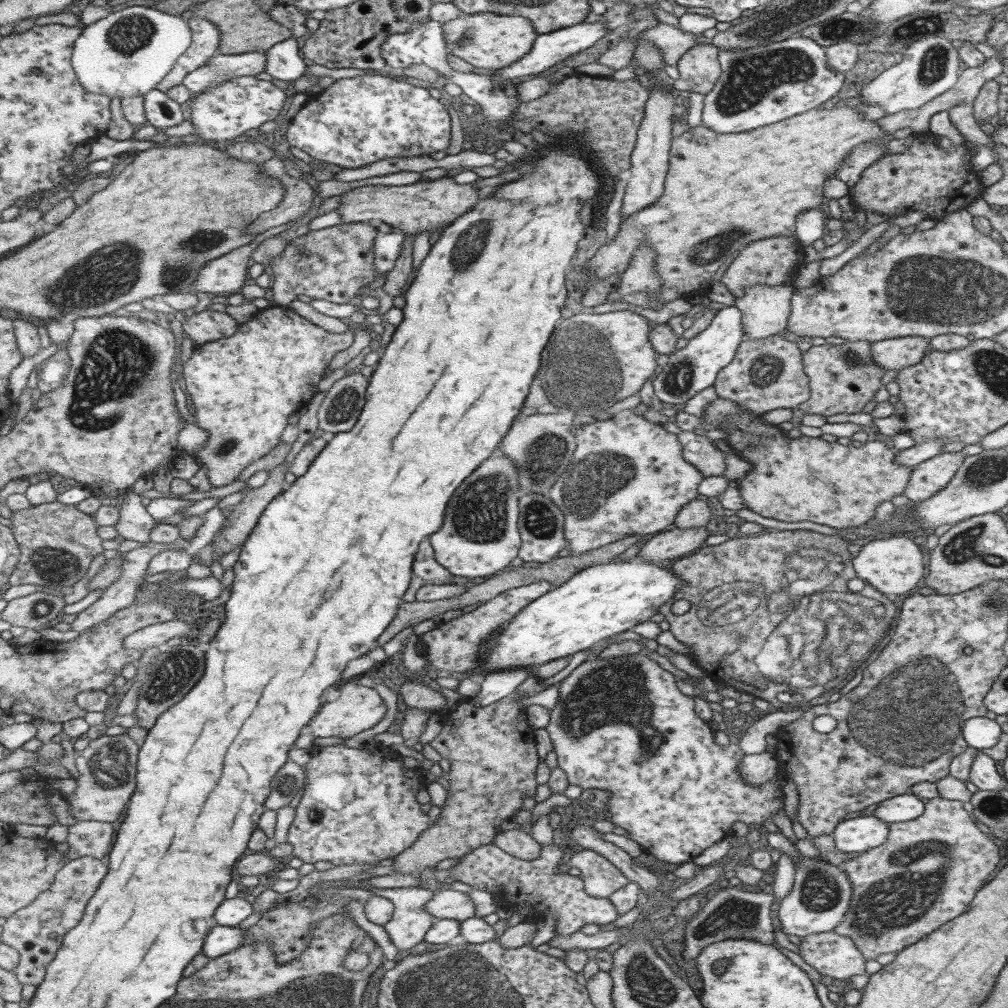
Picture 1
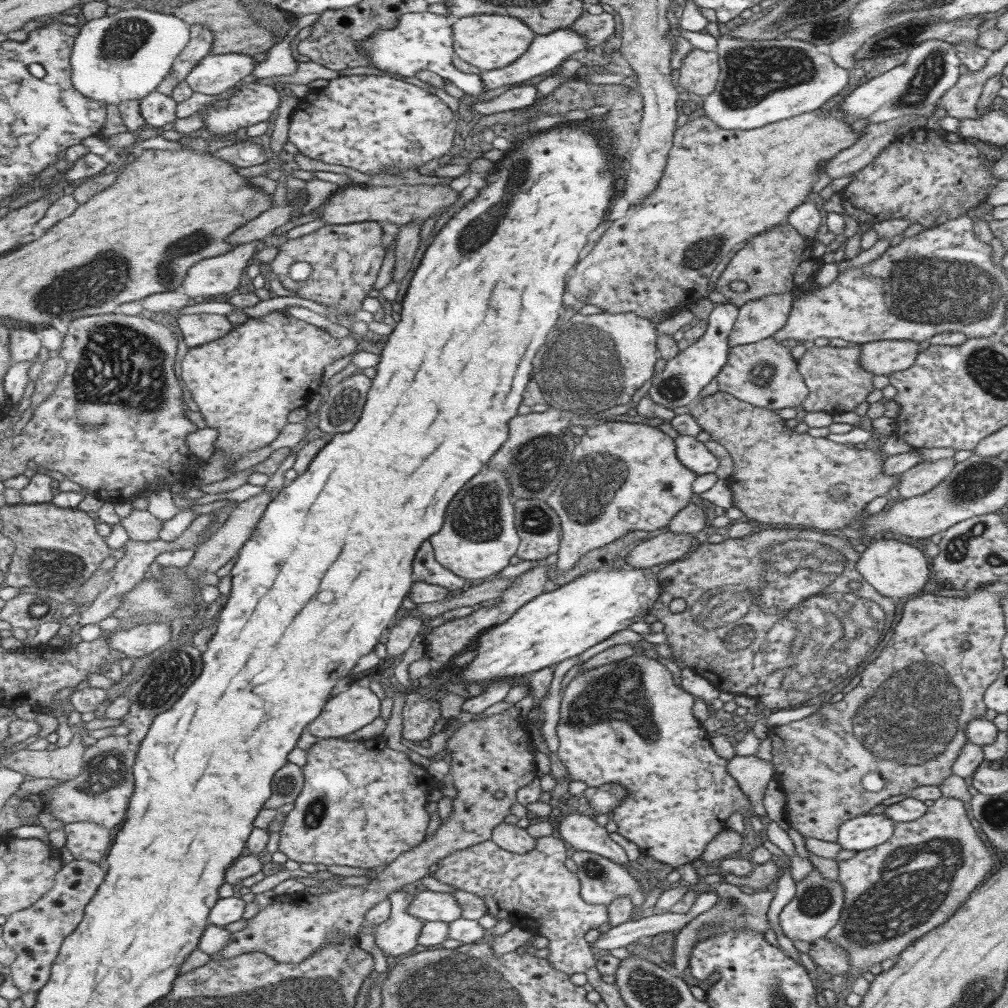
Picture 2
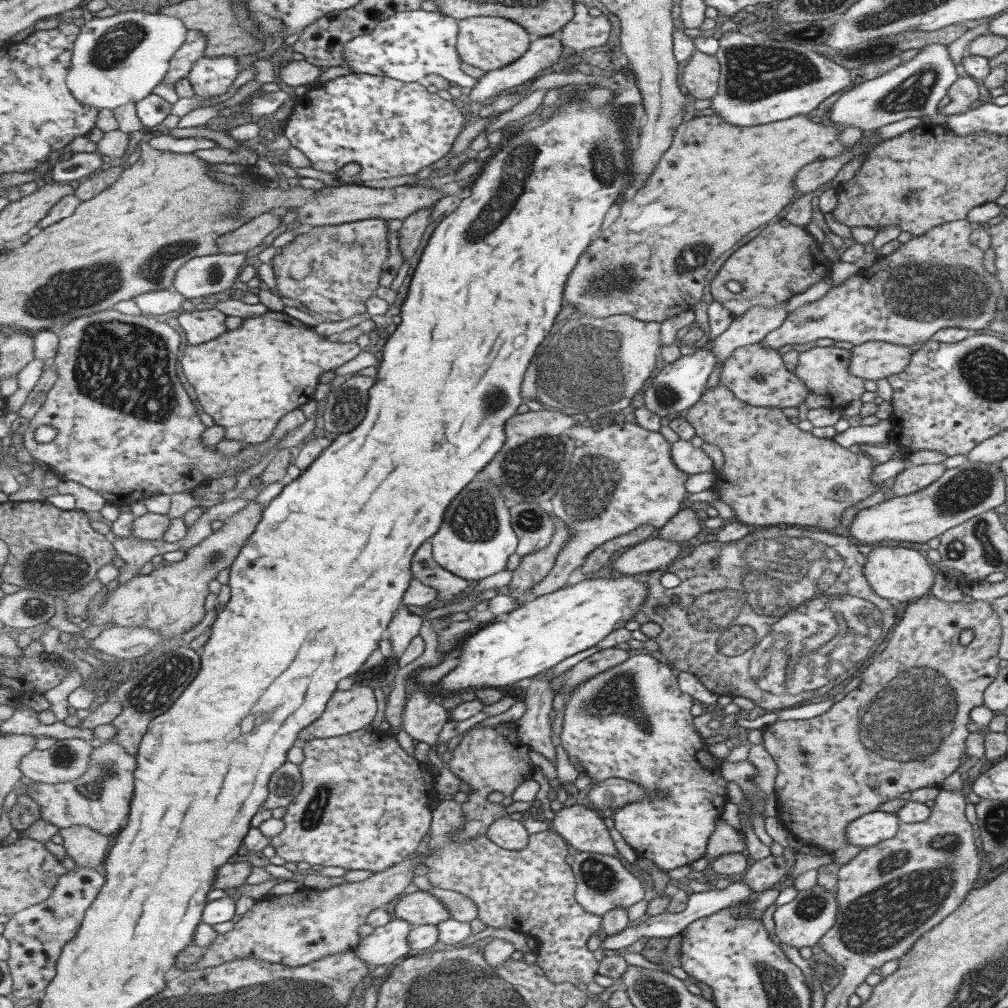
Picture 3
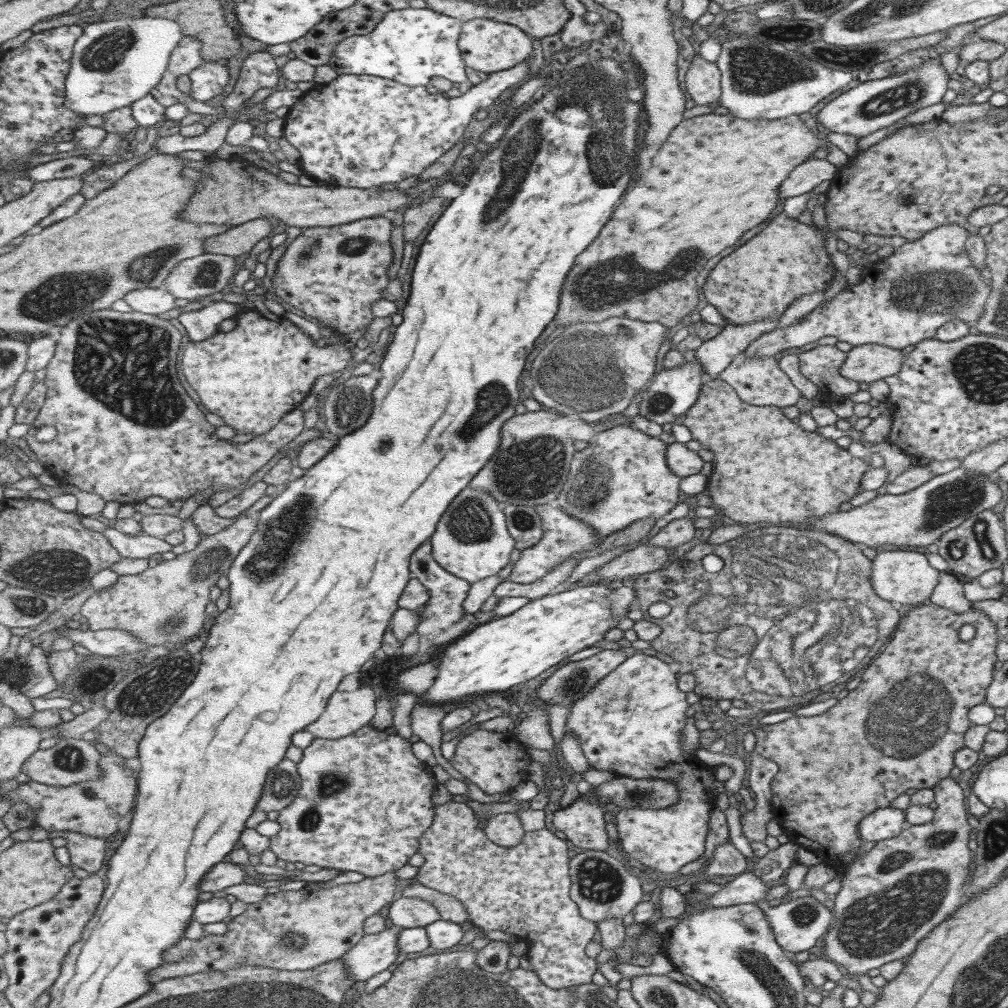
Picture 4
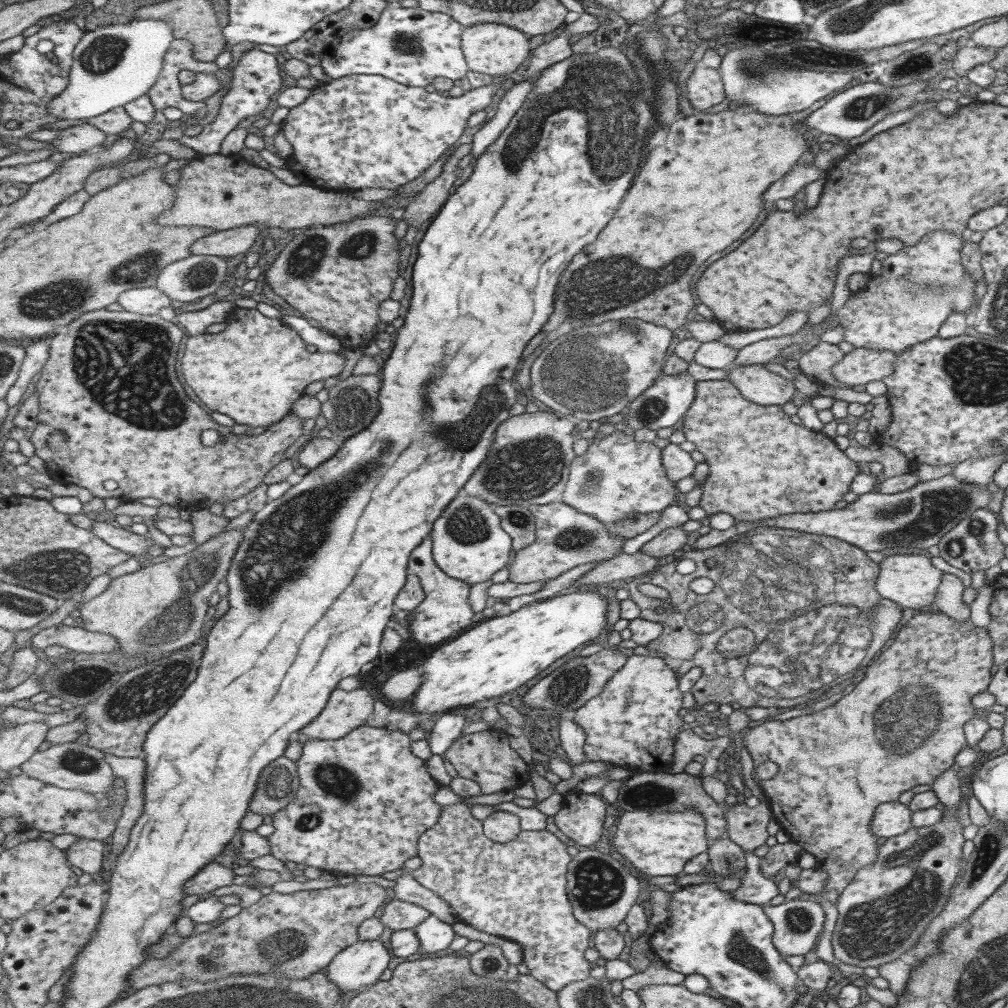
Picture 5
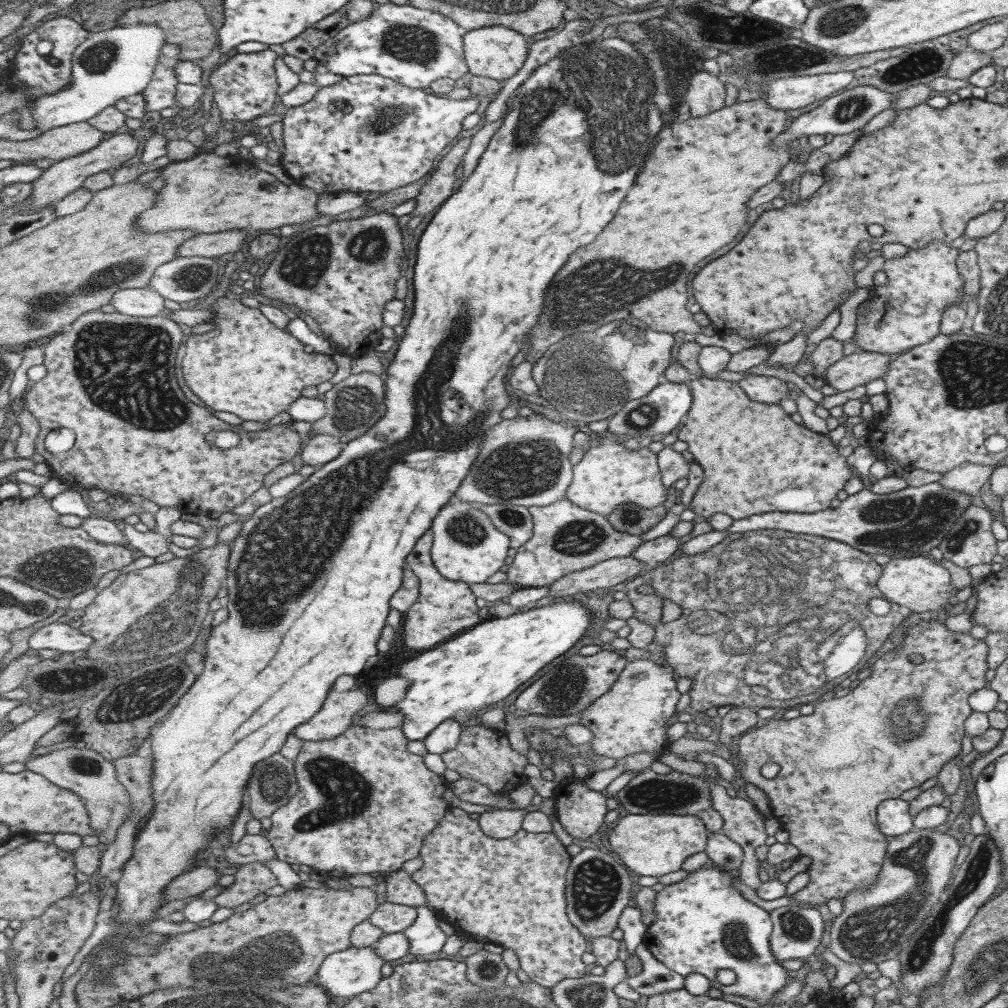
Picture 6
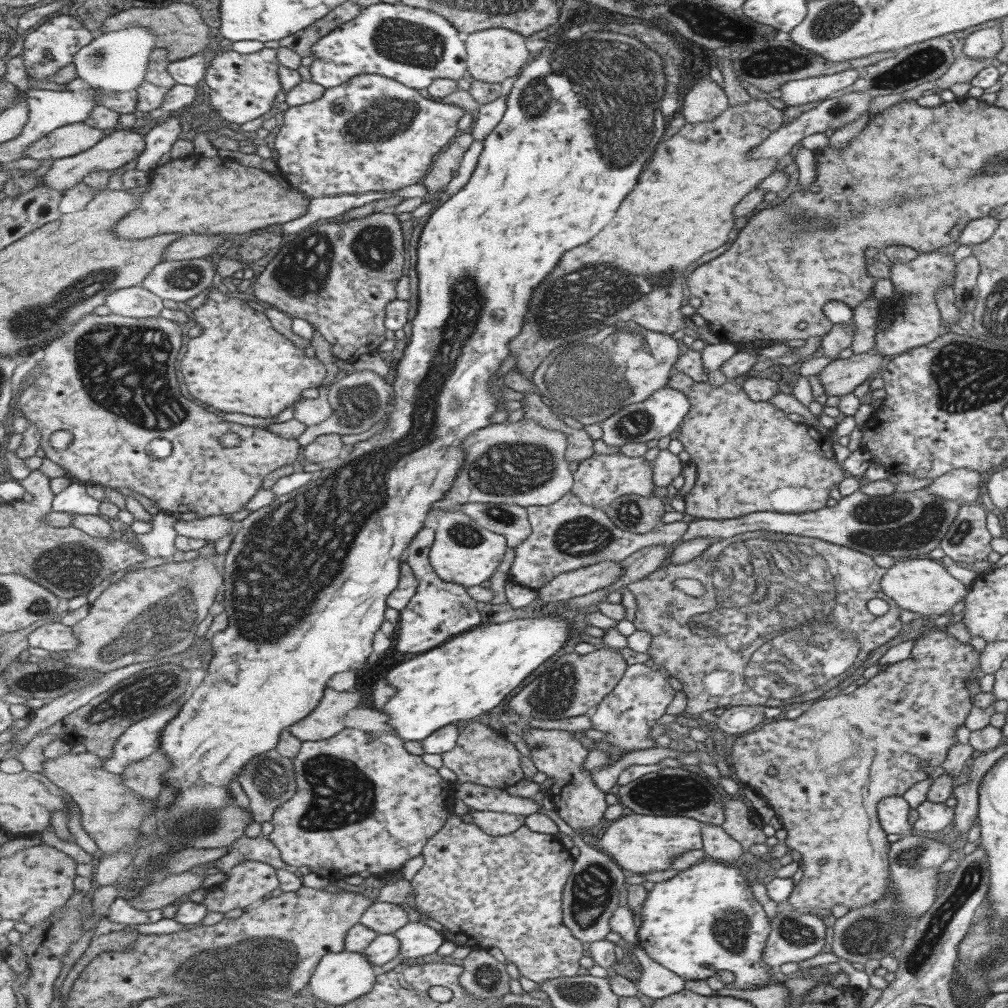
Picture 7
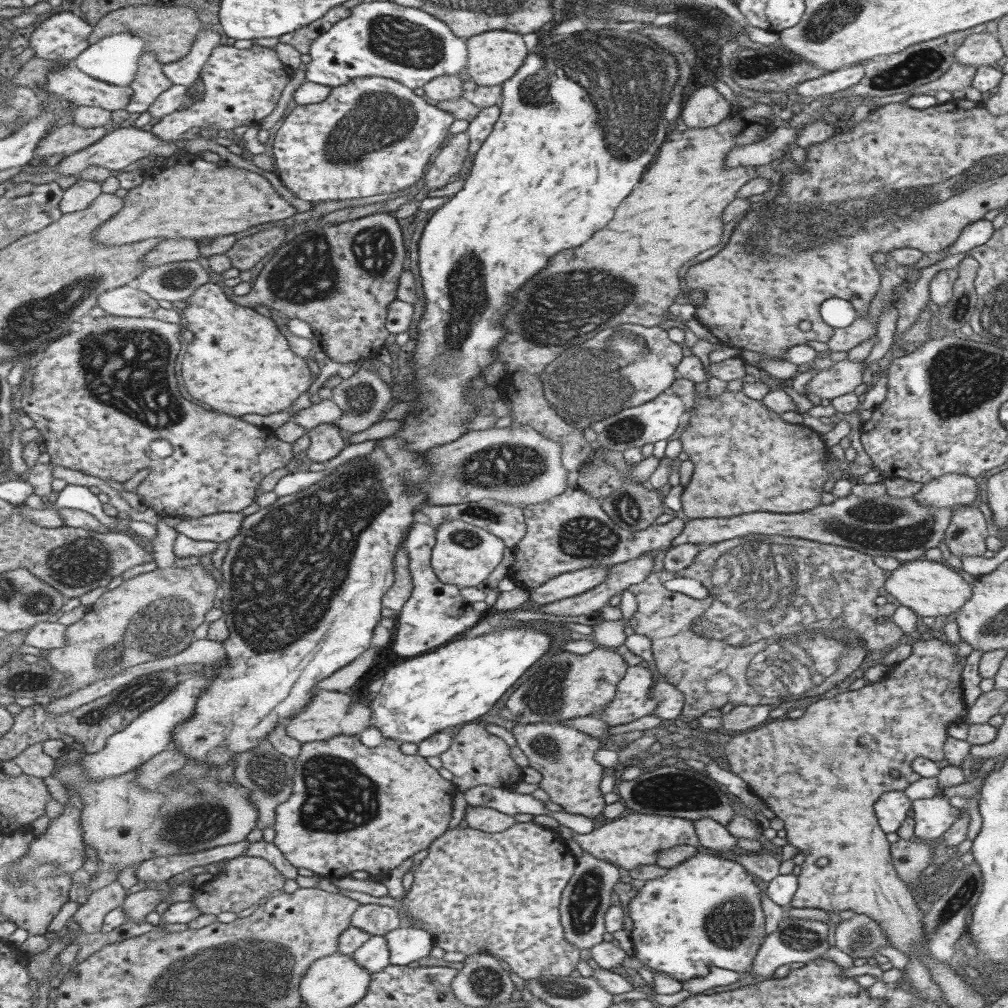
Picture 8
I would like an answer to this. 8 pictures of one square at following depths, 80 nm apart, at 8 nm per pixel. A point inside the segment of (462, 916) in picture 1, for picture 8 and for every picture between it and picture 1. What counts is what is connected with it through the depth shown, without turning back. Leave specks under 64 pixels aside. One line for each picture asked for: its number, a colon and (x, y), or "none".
2: (429, 906)
3: (419, 908)
4: (407, 912)
5: (397, 915)
6: (392, 918)
7: (385, 918)
8: (378, 920)

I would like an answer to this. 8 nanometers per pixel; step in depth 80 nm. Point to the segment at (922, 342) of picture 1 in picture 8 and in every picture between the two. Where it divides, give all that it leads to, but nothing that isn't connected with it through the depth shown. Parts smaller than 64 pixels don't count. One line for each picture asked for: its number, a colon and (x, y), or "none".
2: (884, 357)
3: (872, 360)
4: (867, 363)
5: (861, 365)
6: (856, 369)
7: (839, 377)
8: (842, 378)

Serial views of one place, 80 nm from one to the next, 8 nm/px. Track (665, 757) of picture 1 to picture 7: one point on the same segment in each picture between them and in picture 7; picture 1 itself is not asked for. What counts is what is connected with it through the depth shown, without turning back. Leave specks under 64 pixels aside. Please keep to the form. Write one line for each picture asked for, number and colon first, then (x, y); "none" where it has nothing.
2: (626, 722)
3: (630, 721)
4: (630, 723)
5: (632, 723)
6: (630, 717)
7: (640, 844)

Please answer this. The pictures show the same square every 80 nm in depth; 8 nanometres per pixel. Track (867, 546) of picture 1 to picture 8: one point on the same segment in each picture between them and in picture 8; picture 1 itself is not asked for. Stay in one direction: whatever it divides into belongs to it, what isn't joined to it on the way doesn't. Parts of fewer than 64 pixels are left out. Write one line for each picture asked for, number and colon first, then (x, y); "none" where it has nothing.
2: (895, 570)
3: (900, 574)
4: (901, 577)
5: (909, 581)
6: (915, 584)
7: (922, 585)
8: (929, 588)

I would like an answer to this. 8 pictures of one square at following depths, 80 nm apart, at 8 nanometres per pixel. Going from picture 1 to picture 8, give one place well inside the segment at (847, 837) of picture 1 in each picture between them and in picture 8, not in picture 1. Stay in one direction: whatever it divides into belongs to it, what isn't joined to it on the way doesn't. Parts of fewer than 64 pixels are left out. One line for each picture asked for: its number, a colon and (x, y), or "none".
2: (861, 833)
3: (869, 829)
4: (884, 823)
5: (890, 819)
6: (892, 819)
7: (891, 811)
8: (890, 808)

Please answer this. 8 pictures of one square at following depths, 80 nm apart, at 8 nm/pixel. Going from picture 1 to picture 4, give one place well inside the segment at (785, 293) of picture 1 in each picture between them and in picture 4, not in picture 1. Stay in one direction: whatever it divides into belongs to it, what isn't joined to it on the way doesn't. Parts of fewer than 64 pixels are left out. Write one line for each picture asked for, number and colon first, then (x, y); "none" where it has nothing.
2: (757, 319)
3: (750, 327)
4: (715, 354)

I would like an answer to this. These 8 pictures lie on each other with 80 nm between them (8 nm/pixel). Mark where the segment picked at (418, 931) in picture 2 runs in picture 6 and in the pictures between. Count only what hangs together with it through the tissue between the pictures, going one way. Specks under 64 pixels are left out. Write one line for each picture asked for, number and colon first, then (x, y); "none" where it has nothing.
3: (384, 945)
4: (374, 953)
5: (362, 964)
6: (355, 971)

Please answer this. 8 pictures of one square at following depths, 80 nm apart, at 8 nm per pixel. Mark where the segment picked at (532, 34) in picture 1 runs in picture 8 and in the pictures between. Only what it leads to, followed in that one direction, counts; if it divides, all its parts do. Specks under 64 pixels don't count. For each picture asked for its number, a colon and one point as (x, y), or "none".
2: (488, 41)
3: (489, 43)
4: (489, 46)
5: (494, 49)
6: (497, 52)
7: (496, 54)
8: (495, 56)

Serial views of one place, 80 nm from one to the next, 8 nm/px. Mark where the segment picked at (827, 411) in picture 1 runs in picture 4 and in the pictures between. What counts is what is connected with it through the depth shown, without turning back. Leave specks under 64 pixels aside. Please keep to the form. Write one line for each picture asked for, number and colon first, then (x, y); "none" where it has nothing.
2: (836, 383)
3: (823, 370)
4: (820, 365)

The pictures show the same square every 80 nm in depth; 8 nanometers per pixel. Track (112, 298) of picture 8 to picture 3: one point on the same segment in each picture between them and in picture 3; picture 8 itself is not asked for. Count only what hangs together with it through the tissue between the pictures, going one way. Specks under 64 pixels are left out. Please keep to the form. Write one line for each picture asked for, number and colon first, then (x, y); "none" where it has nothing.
3: (156, 303)
4: (155, 301)
5: (148, 301)
6: (146, 302)
7: (136, 302)

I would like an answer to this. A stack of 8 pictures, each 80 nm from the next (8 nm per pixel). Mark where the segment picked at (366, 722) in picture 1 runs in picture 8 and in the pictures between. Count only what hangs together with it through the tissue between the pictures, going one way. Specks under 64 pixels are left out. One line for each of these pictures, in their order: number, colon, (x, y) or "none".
2: (346, 713)
3: (353, 710)
4: (348, 712)
5: (346, 711)
6: (340, 710)
7: (327, 720)
8: (321, 720)

